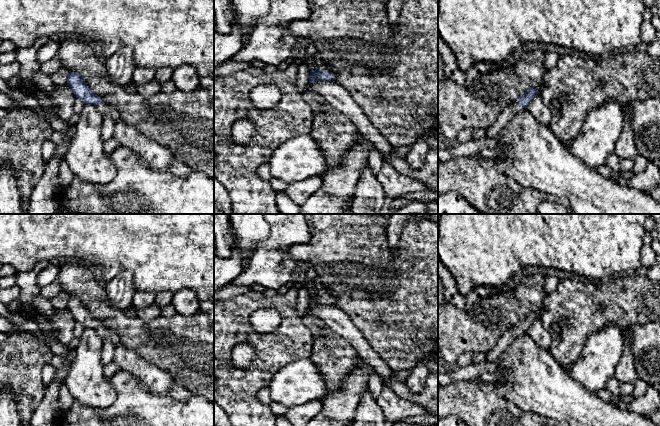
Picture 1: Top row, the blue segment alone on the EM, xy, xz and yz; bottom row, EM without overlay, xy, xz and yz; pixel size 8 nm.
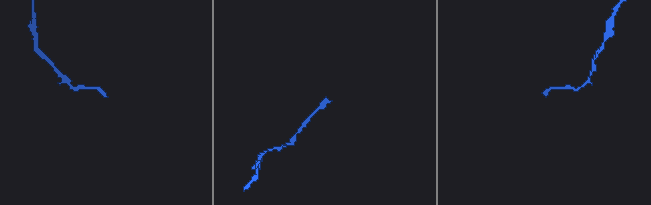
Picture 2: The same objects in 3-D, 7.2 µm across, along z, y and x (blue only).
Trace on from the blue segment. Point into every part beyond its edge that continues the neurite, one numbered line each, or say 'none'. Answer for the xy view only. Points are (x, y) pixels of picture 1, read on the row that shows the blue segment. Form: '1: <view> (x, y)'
1: xy (104, 109)

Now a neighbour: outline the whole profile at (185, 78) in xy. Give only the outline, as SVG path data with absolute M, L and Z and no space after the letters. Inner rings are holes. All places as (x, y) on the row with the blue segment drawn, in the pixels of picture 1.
M183 65L174 69L171 81L177 90L189 93L199 87L199 78L200 76L194 66Z

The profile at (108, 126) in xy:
M110 116L103 117L101 136L104 141L107 141L113 137L115 130L115 121Z

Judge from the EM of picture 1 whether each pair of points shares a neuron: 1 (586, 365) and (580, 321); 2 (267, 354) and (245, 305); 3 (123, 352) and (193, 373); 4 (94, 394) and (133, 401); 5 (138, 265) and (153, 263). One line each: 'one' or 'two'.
1: two
2: one
3: two
4: two
5: one

